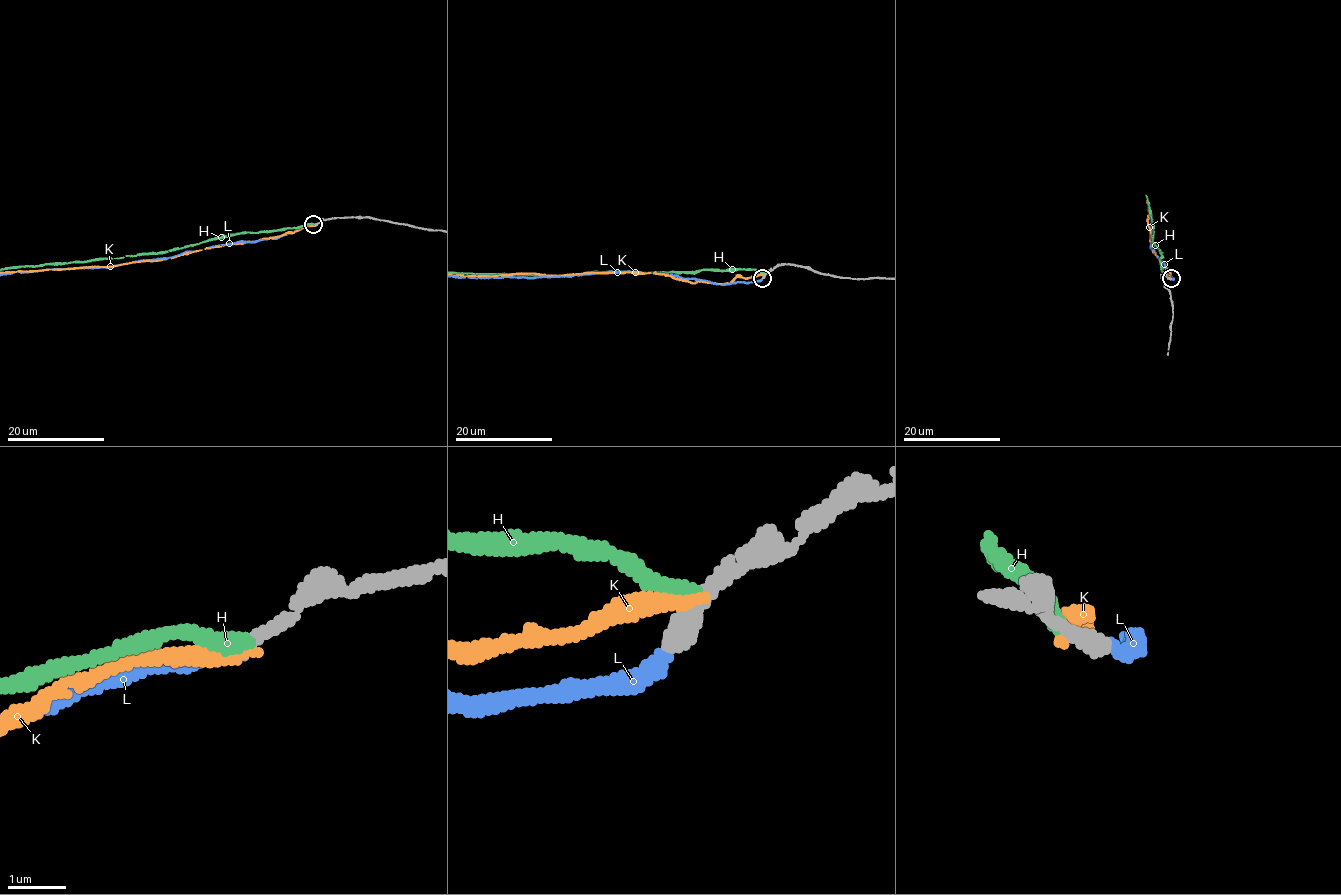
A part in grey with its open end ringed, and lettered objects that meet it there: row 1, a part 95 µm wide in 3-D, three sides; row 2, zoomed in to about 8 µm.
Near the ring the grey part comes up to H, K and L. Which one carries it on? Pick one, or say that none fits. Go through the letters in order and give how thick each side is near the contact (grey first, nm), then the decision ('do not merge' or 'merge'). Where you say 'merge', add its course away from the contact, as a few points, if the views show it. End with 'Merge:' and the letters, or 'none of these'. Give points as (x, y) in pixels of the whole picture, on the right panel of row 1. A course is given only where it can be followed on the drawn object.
H: 400 nm thick on the grey side, 300 nm on the other; do not merge
K: 400 nm thick on the grey side, 300 nm on the other; do not merge
L: 340 nm thick on the grey side, 240 nm on the other; merge
Merge: L

